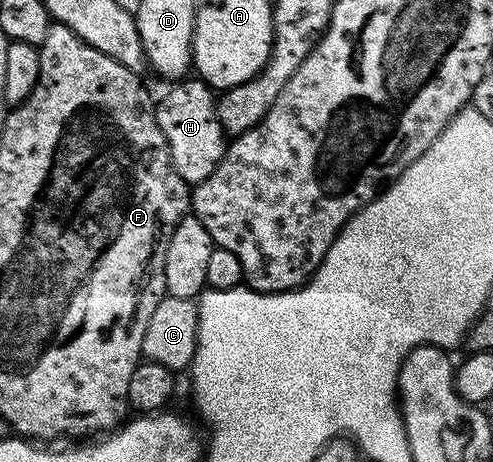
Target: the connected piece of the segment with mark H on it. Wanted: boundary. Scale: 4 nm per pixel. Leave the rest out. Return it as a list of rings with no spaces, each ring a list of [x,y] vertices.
[[[190,78],[175,82],[171,86],[174,88],[163,99],[157,100],[154,112],[168,141],[176,173],[180,173],[180,177],[187,185],[197,185],[204,182],[218,168],[219,161],[226,154],[228,136],[218,116],[215,88],[209,83],[202,82],[201,78]]]

